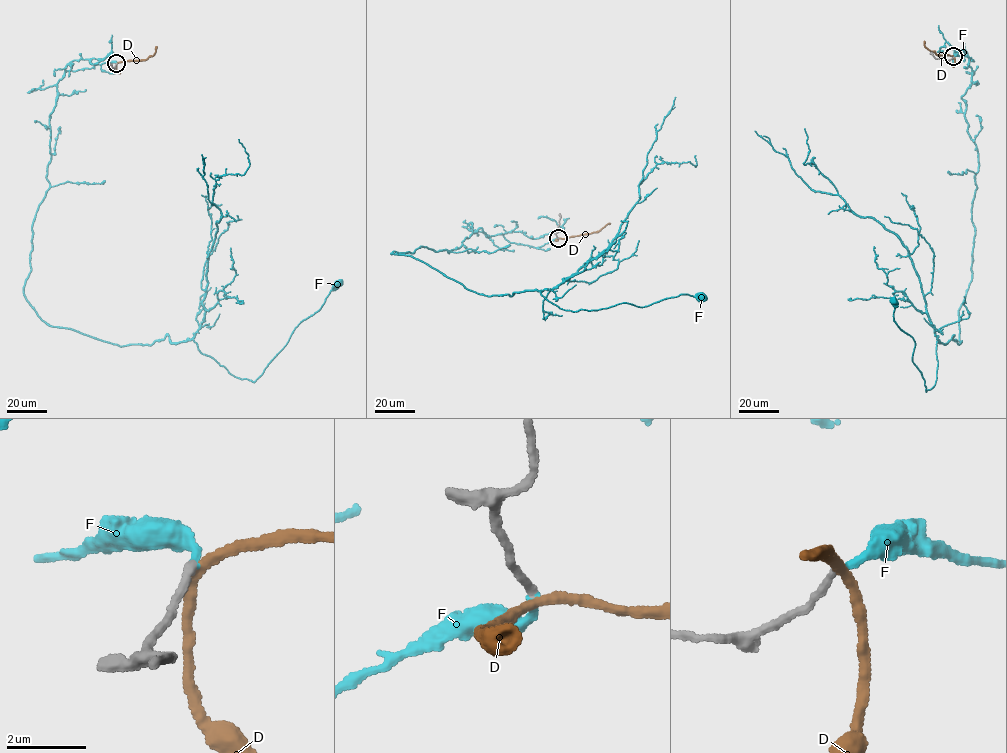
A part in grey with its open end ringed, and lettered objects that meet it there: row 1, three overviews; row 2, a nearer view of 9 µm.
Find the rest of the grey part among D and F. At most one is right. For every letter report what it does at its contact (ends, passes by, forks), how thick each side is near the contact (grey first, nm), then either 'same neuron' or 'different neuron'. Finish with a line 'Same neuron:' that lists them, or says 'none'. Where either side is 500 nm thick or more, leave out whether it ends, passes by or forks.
D: it passes by; calibres 200 and 240 nm; different neuron
F: it ends; calibres 200 and 170 nm; same neuron
Same neuron: F

